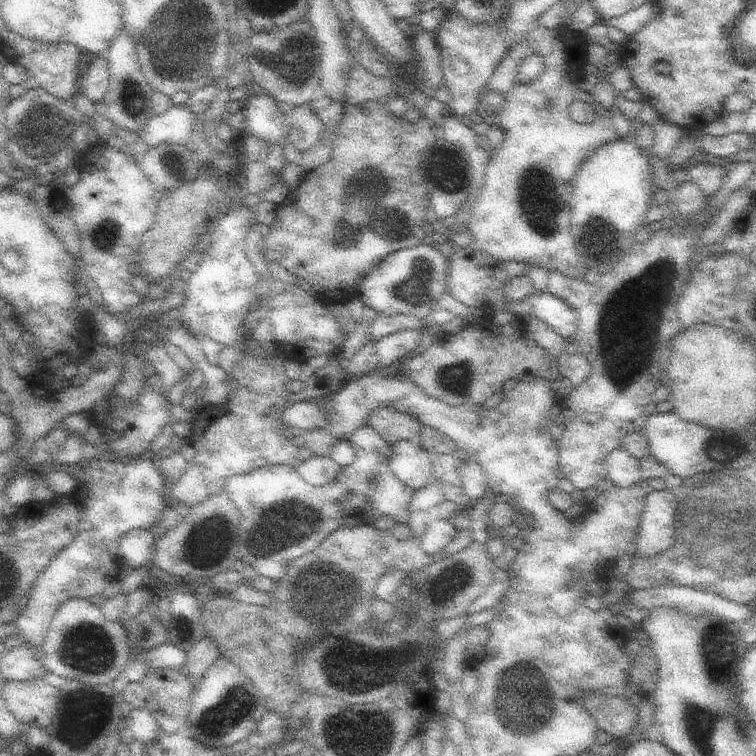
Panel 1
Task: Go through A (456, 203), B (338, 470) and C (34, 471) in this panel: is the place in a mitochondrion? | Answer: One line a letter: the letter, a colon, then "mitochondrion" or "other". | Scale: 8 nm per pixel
A: other
B: other
C: other

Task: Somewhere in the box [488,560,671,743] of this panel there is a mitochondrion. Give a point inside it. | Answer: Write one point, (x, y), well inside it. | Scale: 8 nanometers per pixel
(530, 707)

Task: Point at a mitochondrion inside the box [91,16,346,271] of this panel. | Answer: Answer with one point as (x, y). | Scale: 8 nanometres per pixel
(300, 46)

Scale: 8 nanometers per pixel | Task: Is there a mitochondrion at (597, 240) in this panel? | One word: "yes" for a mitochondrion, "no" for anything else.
yes

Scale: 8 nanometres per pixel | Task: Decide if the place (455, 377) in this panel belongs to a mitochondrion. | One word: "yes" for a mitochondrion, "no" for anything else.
yes

